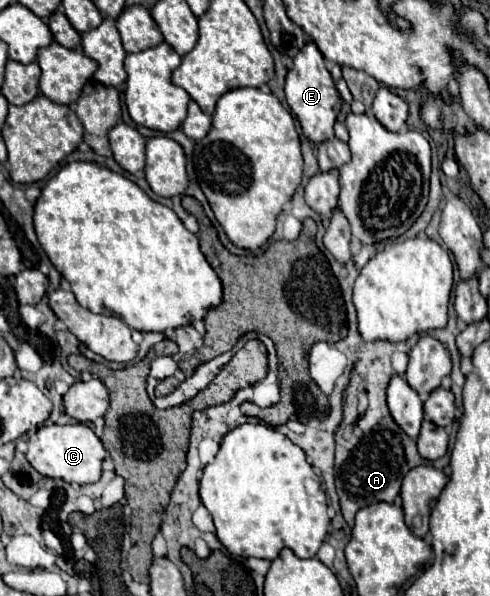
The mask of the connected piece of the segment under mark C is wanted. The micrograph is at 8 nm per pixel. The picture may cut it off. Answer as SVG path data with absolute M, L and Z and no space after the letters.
M46 424L28 438L28 462L48 478L60 478L70 484L98 482L106 450L100 438L86 424Z

